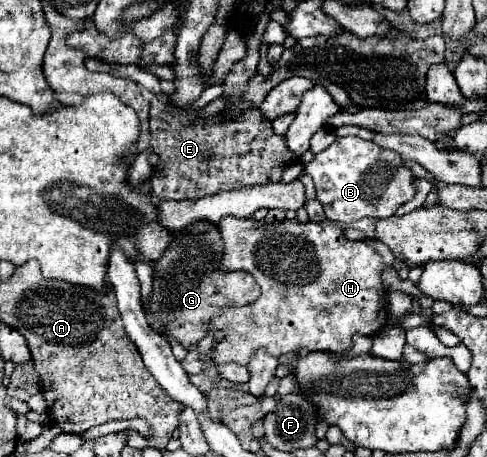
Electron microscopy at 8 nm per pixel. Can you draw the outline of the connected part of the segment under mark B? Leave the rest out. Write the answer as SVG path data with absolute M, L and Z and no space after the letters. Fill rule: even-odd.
M337 137L331 147L303 167L315 181L317 199L323 205L327 219L335 223L349 225L363 217L391 217L417 193L417 187L413 185L417 177L405 165L405 159L399 153L361 137Z

